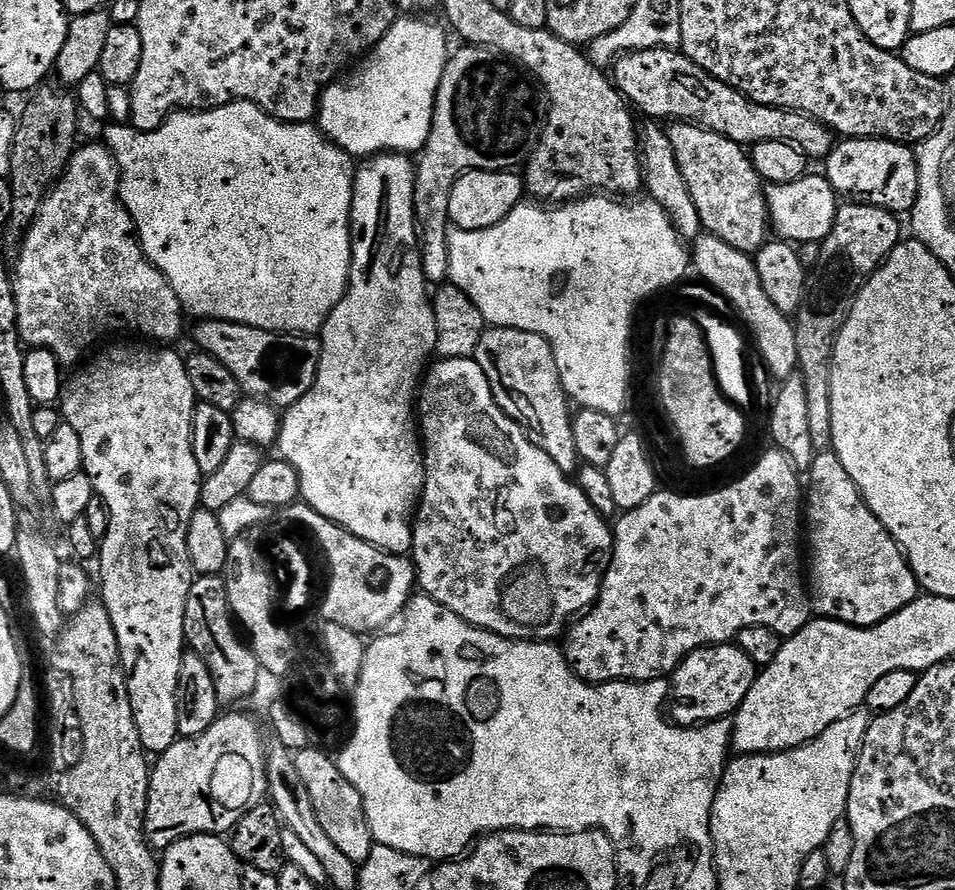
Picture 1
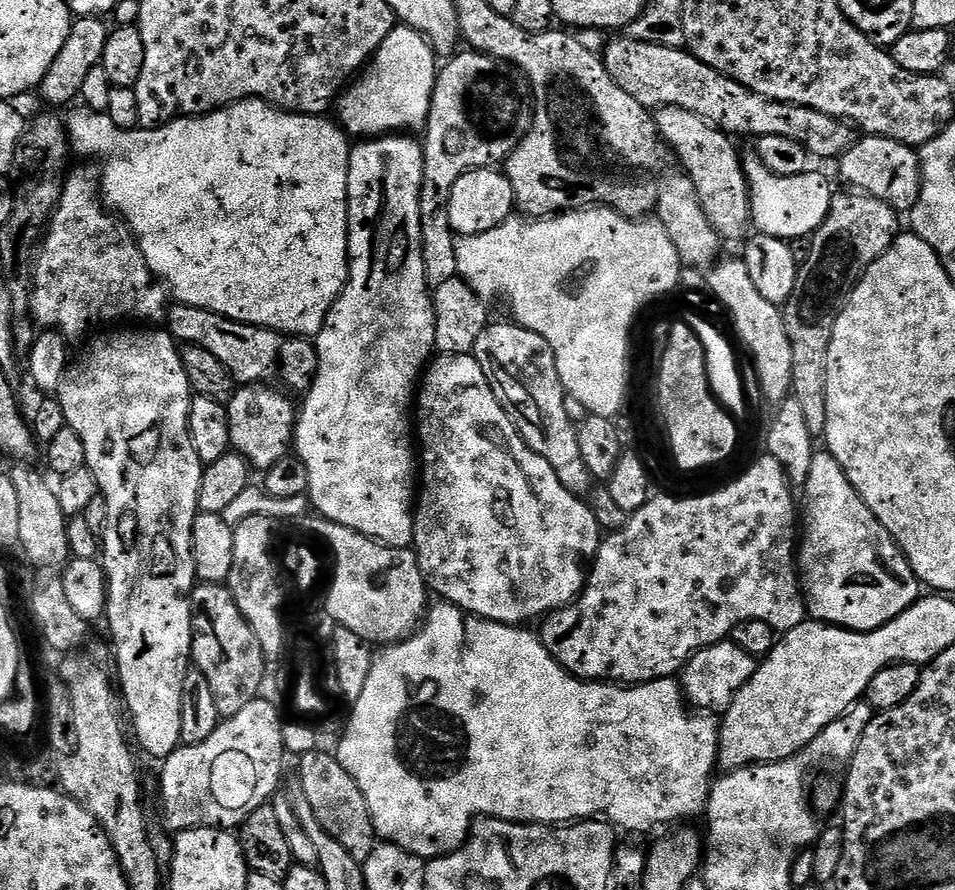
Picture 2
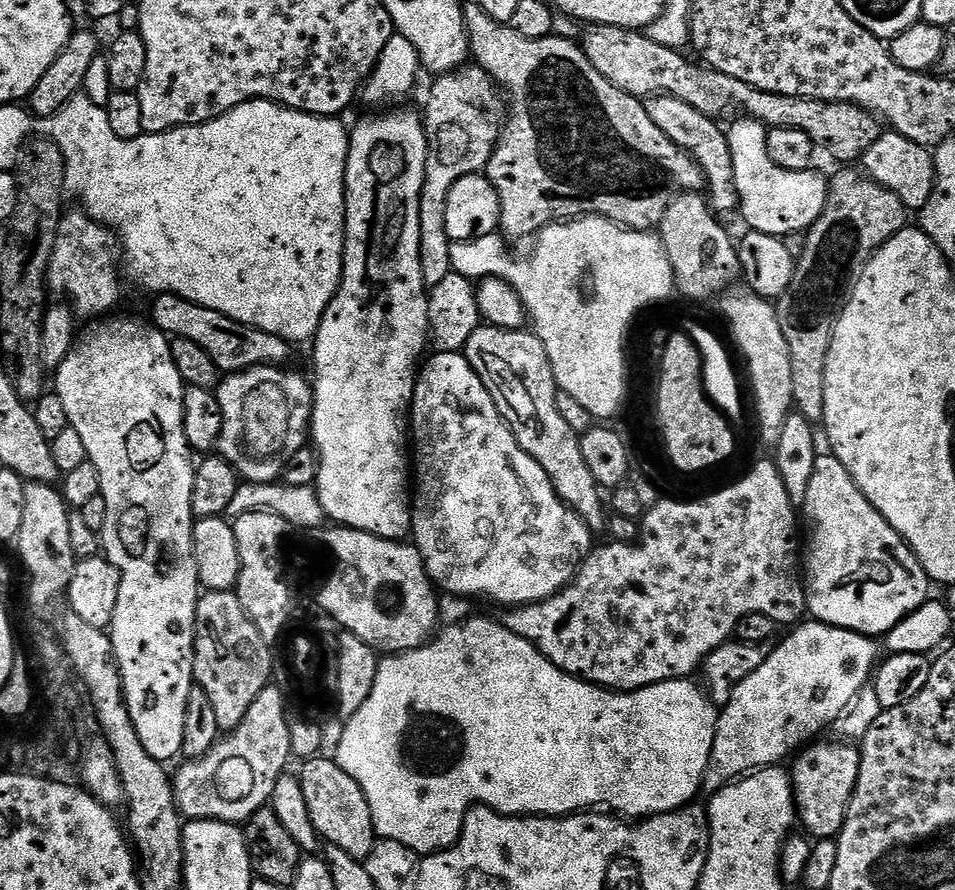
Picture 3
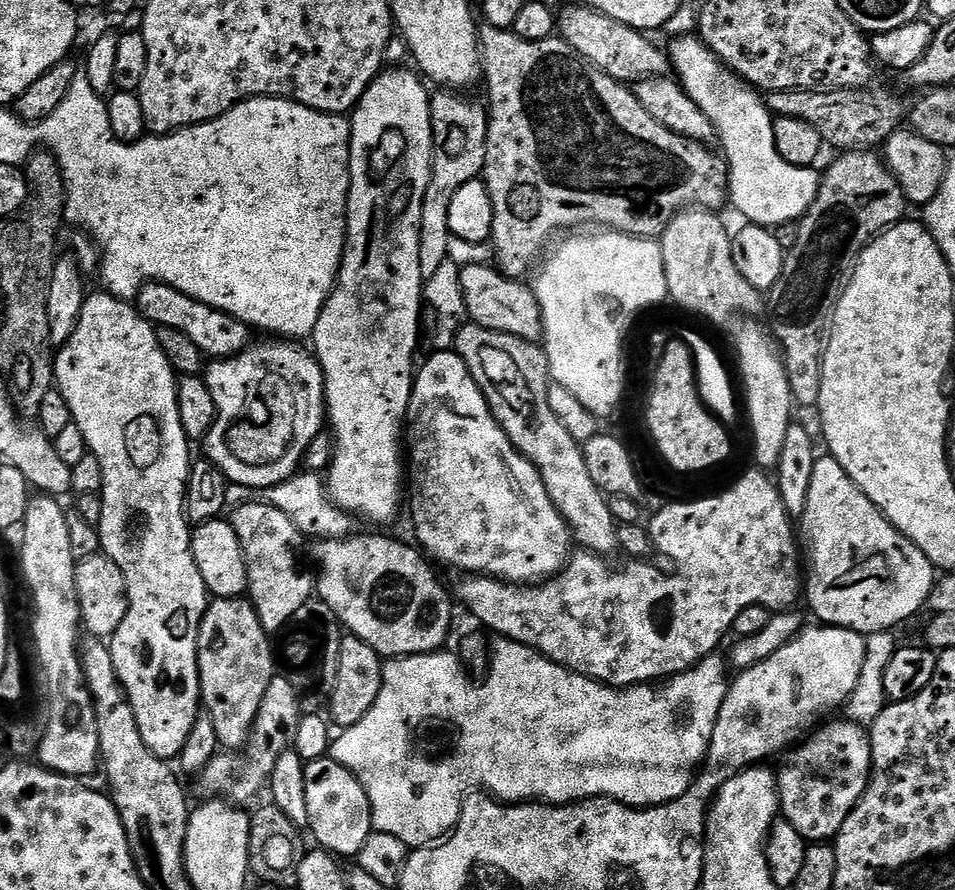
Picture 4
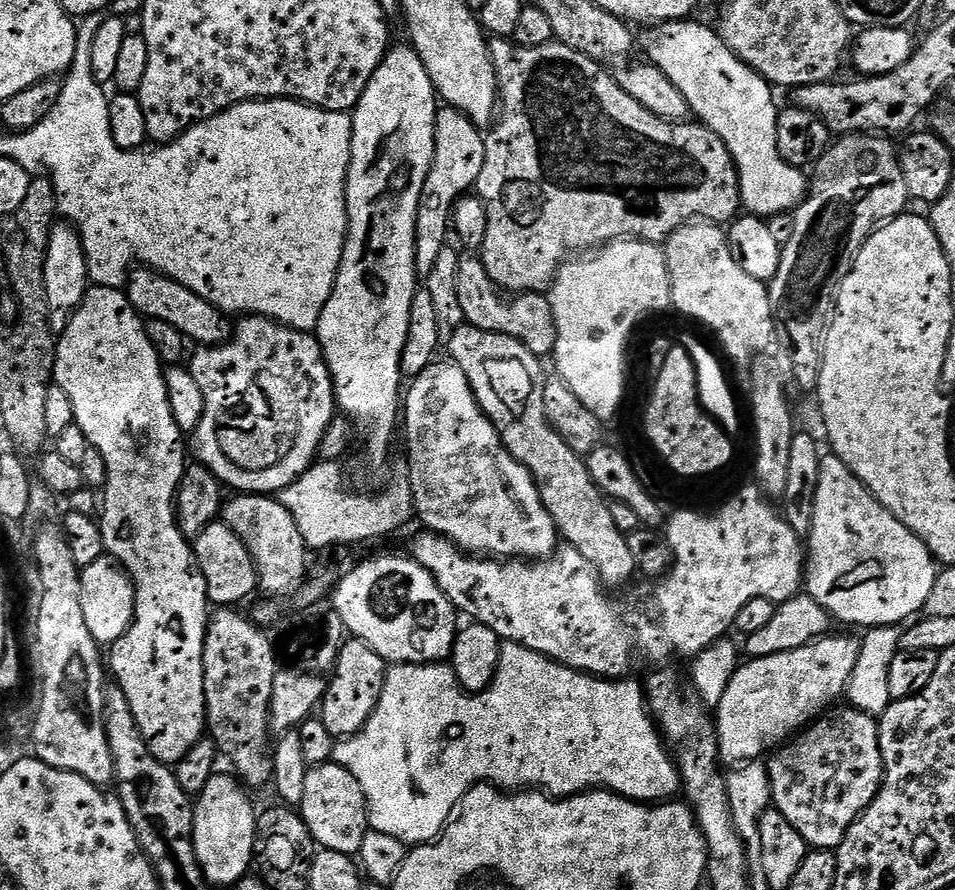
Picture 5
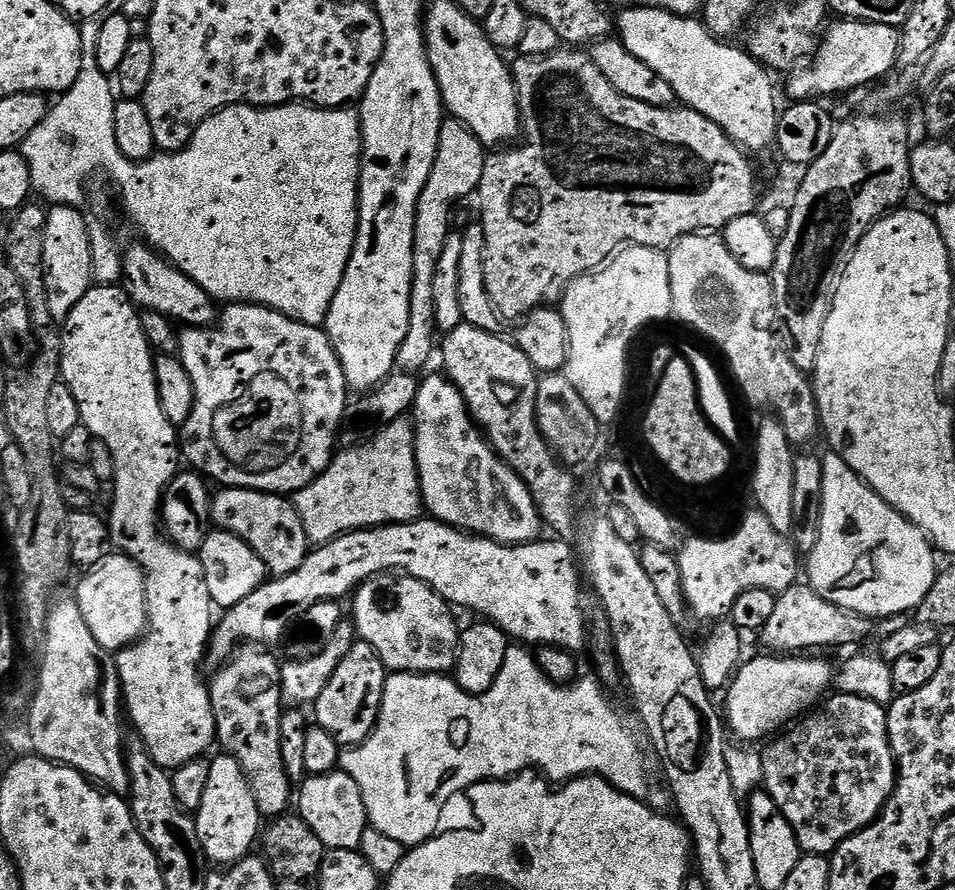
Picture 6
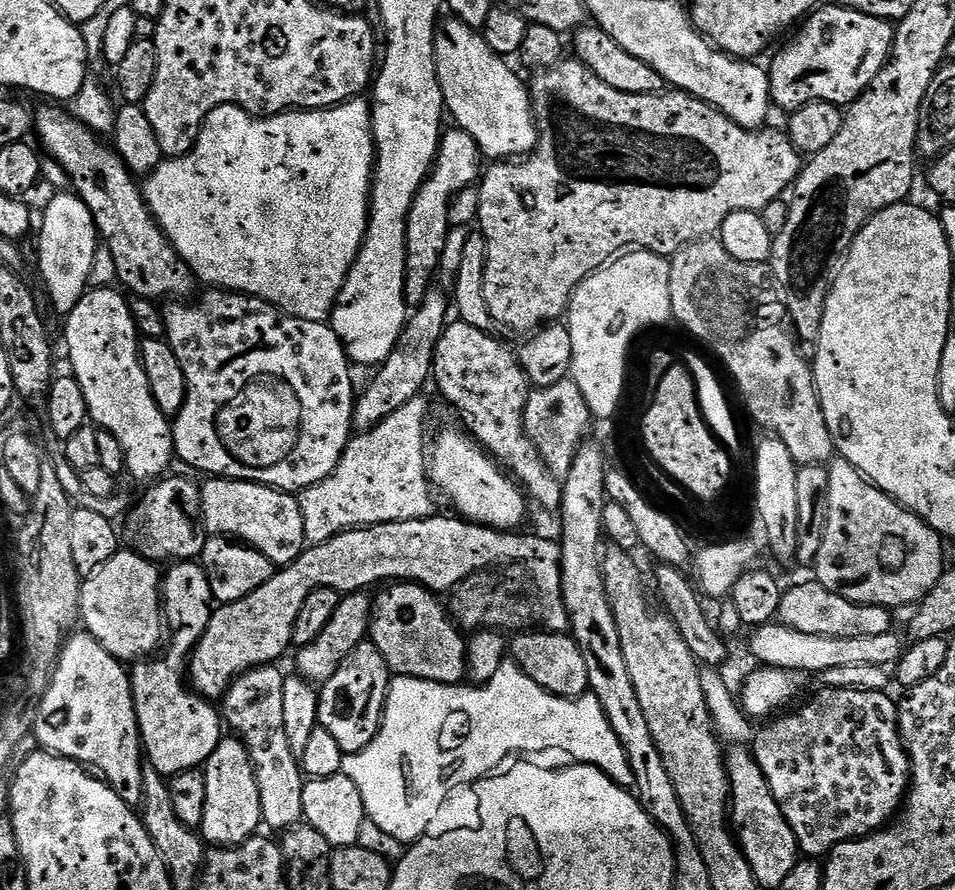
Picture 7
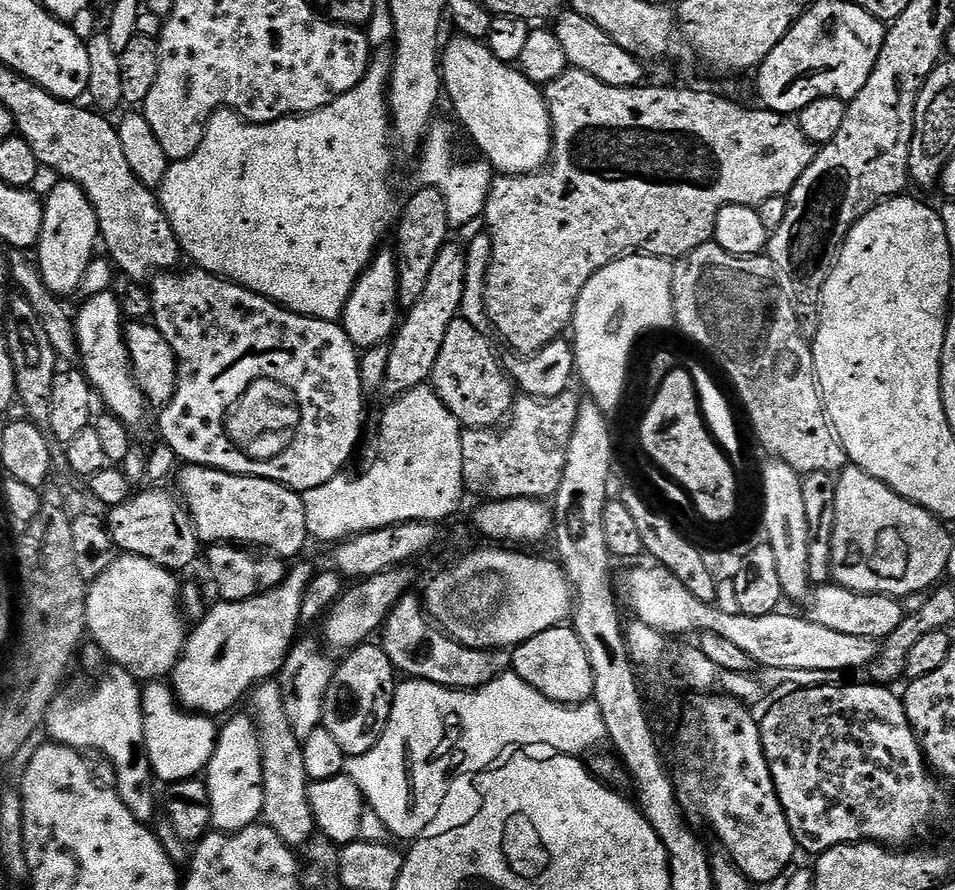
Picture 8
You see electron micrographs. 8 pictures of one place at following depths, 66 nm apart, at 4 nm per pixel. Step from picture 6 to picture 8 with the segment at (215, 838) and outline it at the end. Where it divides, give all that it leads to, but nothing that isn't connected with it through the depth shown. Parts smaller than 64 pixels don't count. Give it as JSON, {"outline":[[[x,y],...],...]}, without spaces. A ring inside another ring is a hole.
{"outline":[[[233,715],[228,725],[219,729],[216,749],[206,769],[206,783],[210,798],[212,828],[229,834],[257,823],[264,811],[264,775],[262,774],[262,746],[260,729],[253,717]]]}

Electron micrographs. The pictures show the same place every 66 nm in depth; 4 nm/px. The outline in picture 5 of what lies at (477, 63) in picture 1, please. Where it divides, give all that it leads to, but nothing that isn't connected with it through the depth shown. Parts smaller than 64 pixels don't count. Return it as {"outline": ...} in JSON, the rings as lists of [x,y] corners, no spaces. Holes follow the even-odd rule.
{"outline":[[[447,106],[437,107],[436,121],[434,122],[434,158],[432,169],[422,186],[422,194],[418,202],[418,218],[416,219],[416,274],[417,277],[427,277],[438,254],[449,243],[450,229],[452,228],[452,212],[456,209],[456,201],[461,196],[471,193],[478,182],[478,174],[482,174],[482,162],[484,161],[484,137],[485,133],[464,112],[457,108]]]}

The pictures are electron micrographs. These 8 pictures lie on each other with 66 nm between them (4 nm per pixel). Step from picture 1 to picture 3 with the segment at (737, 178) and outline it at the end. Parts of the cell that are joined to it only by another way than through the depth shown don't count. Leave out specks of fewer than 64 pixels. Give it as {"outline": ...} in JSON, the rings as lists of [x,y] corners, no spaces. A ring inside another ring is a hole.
{"outline":[[[658,96],[649,99],[646,104],[650,114],[650,122],[670,138],[682,150],[686,150],[692,156],[694,162],[704,172],[704,182],[707,188],[706,199],[713,212],[735,213],[740,207],[738,190],[732,180],[734,178],[734,166],[730,158],[730,146],[728,145],[728,133],[723,127],[719,128],[717,121],[711,116],[702,114],[690,106],[690,102],[682,102],[682,98],[673,96]]]}

